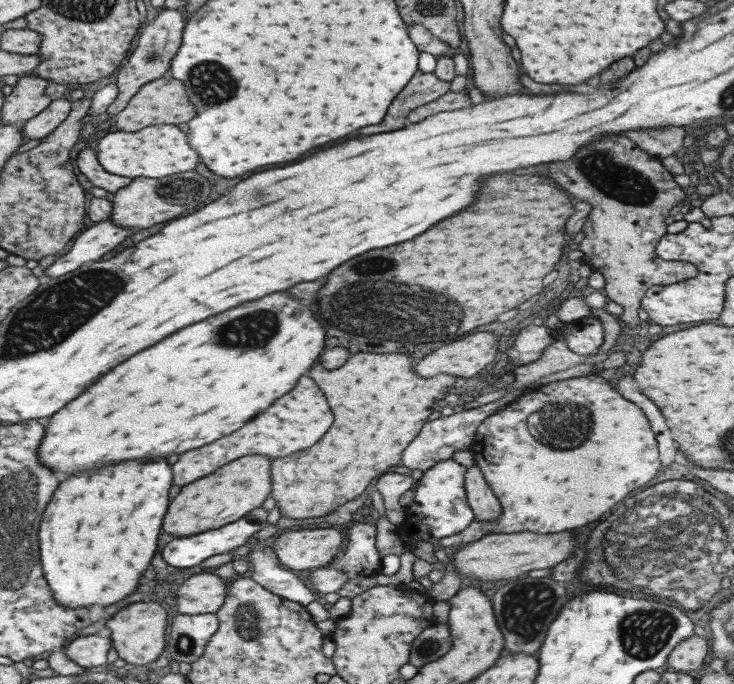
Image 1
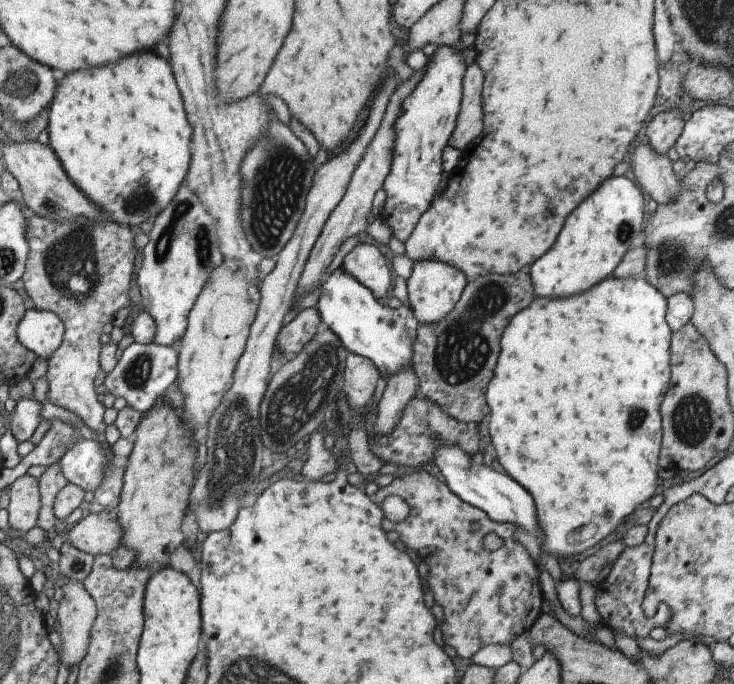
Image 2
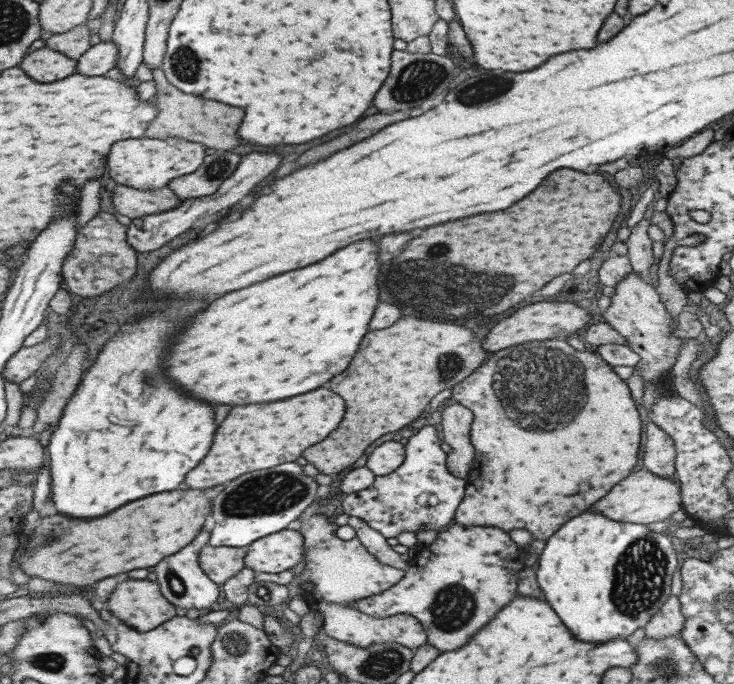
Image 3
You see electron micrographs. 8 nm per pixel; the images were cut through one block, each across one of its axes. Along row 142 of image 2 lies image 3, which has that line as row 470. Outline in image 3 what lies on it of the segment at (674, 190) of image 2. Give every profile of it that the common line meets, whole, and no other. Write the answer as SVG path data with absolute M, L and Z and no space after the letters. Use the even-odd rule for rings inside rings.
M644 469L626 476L626 479L610 490L610 494L606 494L598 503L592 504L587 511L596 511L614 522L628 524L649 525L654 522L671 521L672 514L683 509L680 492L681 486L671 478L660 478Z

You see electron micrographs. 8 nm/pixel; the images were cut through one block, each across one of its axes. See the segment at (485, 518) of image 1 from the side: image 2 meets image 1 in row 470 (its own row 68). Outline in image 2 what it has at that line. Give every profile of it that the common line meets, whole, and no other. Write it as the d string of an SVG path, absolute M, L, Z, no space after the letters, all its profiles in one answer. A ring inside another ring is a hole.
M474 61L465 71L462 101L456 118L456 128L450 136L449 145L462 150L482 132L482 88L484 76L482 68Z

